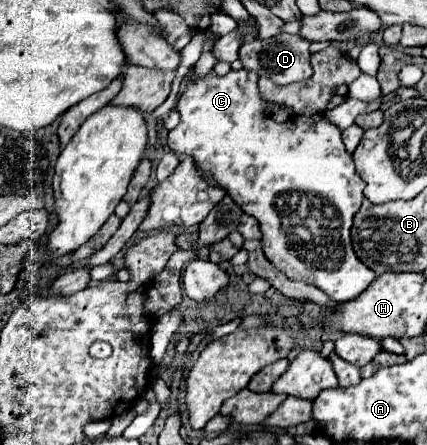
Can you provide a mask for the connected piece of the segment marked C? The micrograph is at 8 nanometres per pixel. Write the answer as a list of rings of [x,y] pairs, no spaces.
[[[239,69],[223,77],[211,71],[205,79],[197,83],[191,81],[187,91],[179,97],[177,111],[181,113],[181,123],[169,131],[169,147],[175,153],[191,155],[211,183],[223,185],[233,201],[259,221],[263,251],[281,273],[289,279],[319,287],[337,303],[353,301],[377,277],[357,259],[351,247],[351,223],[361,207],[365,181],[355,173],[353,157],[341,141],[341,131],[323,115],[293,115],[283,123],[275,123],[269,113],[265,113],[258,79],[259,75]]]

